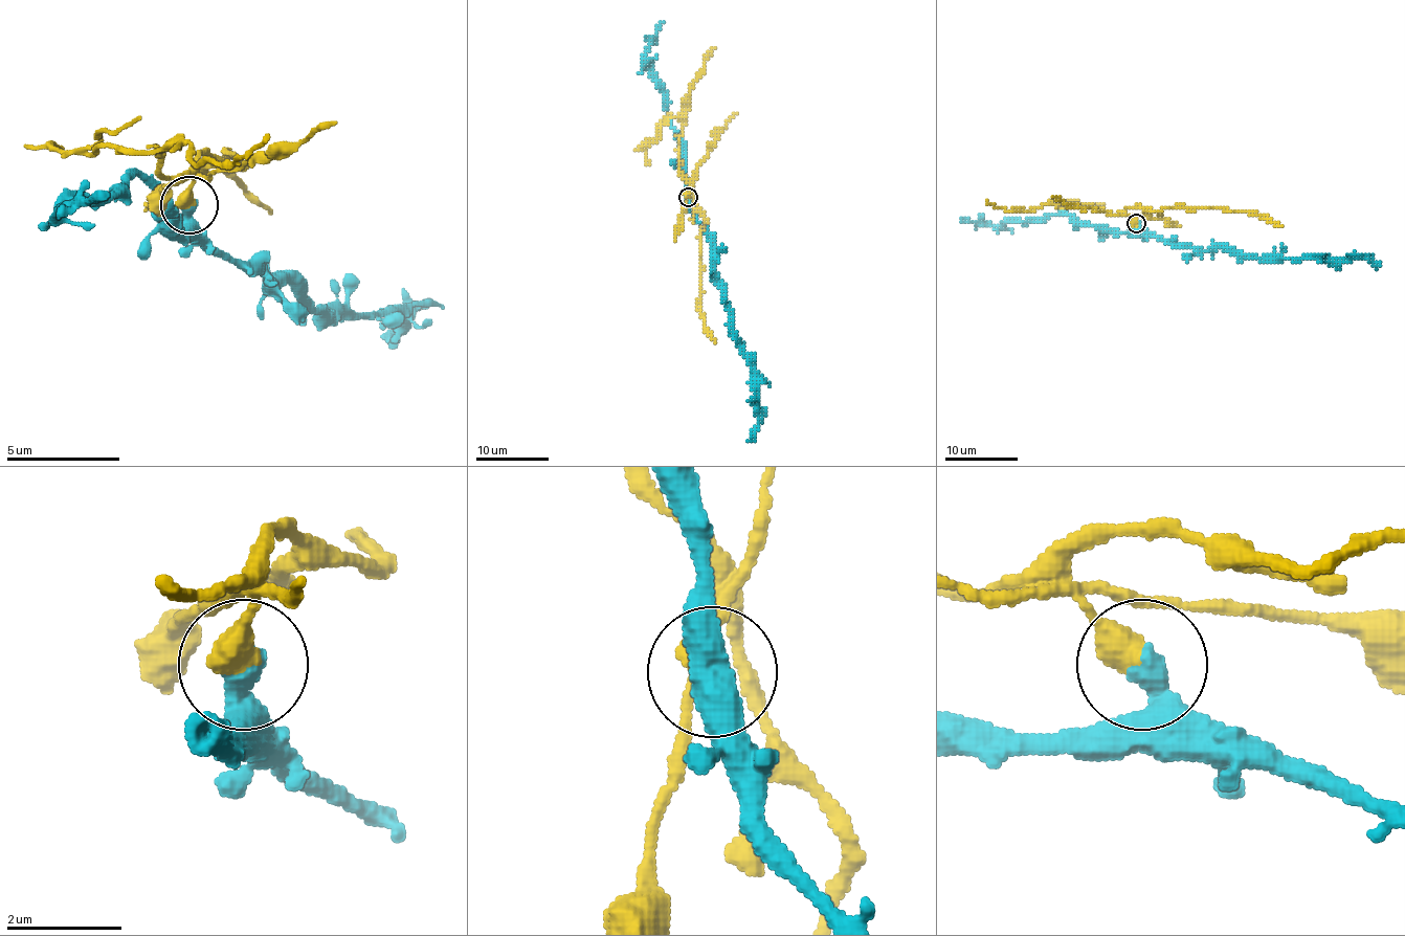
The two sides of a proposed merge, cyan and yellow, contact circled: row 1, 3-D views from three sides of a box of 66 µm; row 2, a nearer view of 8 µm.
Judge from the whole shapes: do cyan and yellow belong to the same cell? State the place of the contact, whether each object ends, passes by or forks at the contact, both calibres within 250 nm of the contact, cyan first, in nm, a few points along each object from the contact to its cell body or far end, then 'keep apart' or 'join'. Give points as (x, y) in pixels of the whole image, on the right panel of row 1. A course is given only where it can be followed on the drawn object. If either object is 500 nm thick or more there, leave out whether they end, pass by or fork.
(1136, 223) | 550/550 nm | cyan via (1135, 223), (1142, 230), (1169, 243), (1204, 250), (1221, 248), (1250, 258), (1350, 261), (1368, 258), (1381, 267) | yellow via (1135, 223), (1125, 212), (1128, 208), (1157, 210), (1169, 206), (1250, 212), (1265, 216), (1280, 226) | keep apart

